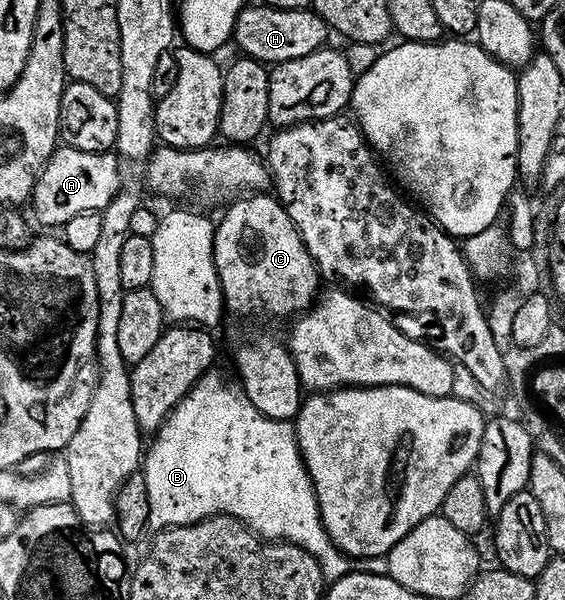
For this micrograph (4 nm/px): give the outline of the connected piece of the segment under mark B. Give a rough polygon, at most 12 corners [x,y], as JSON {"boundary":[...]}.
{"boundary":[[215,374],[144,456],[154,530],[235,516],[343,571],[296,432]]}

